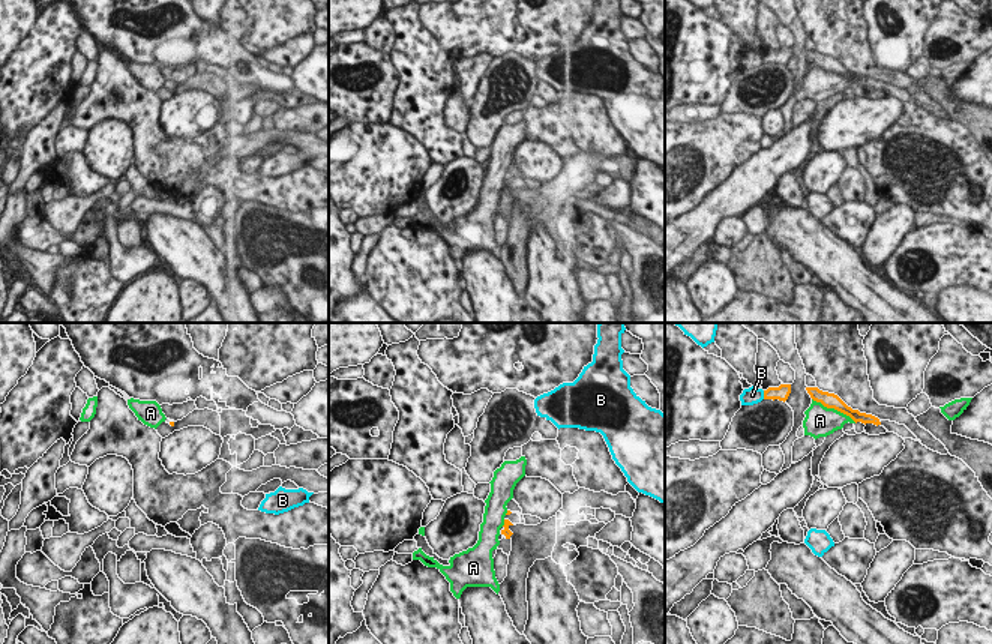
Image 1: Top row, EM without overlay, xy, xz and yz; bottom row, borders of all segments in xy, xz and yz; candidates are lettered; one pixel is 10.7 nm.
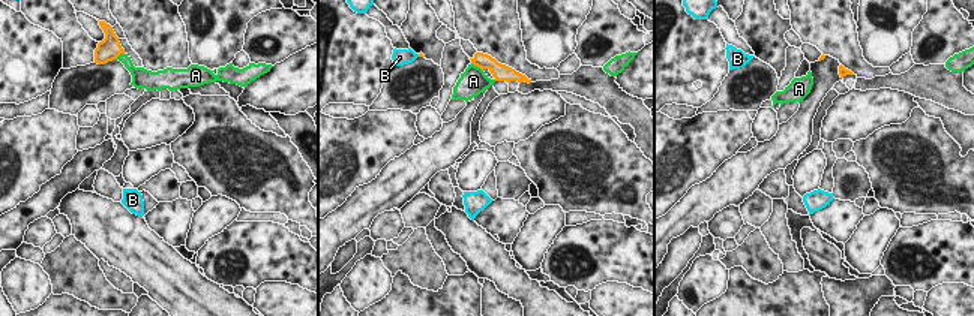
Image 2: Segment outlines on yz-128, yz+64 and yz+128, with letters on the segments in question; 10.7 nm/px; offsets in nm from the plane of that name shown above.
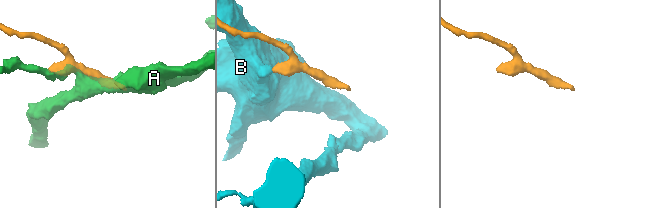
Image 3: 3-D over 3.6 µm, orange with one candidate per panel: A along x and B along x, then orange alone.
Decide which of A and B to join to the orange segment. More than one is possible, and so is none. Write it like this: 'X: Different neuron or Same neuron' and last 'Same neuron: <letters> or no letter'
A: Different neuron
B: Different neuron
Same neuron: no letter.

